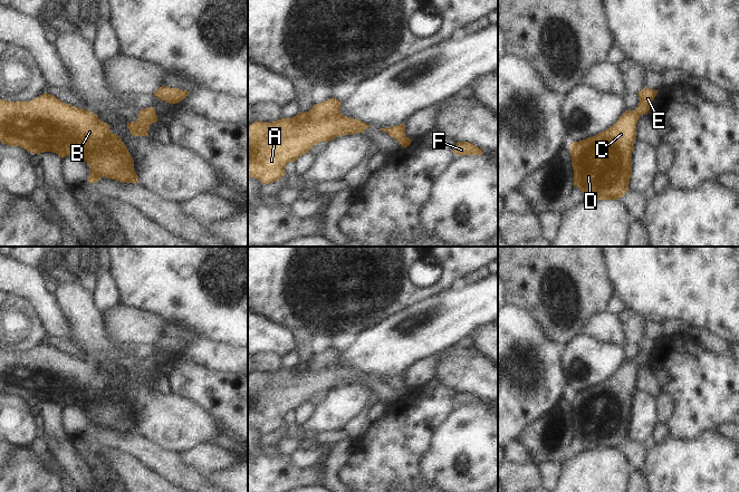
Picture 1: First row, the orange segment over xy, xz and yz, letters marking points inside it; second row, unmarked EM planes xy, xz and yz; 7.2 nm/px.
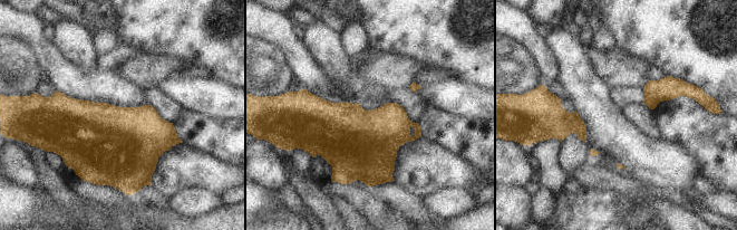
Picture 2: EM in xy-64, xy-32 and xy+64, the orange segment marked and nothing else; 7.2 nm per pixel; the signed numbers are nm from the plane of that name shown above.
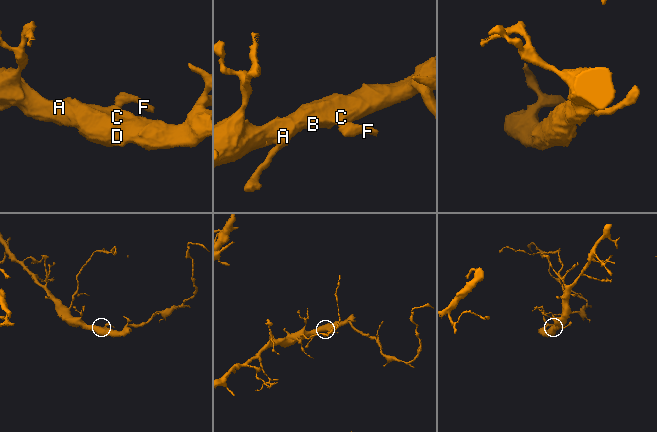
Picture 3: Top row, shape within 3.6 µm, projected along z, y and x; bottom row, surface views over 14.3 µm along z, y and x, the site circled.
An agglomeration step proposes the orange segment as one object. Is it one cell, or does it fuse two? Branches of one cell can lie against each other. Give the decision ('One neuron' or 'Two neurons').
One neuron

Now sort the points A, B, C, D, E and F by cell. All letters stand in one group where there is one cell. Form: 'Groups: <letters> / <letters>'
Groups: A B C D E F

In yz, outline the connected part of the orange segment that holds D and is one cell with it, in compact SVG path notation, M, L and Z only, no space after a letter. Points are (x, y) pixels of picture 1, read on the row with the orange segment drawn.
M646 86L637 93L640 103L634 110L626 110L618 120L606 131L569 145L574 186L577 186L585 200L618 200L628 191L632 176L632 152L636 139L636 123L641 115L649 113L650 105L658 90Z

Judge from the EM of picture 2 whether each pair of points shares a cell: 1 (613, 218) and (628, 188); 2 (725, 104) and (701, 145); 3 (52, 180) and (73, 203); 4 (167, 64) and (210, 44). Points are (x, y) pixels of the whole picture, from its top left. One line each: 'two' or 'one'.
1: two
2: two
3: one
4: two

